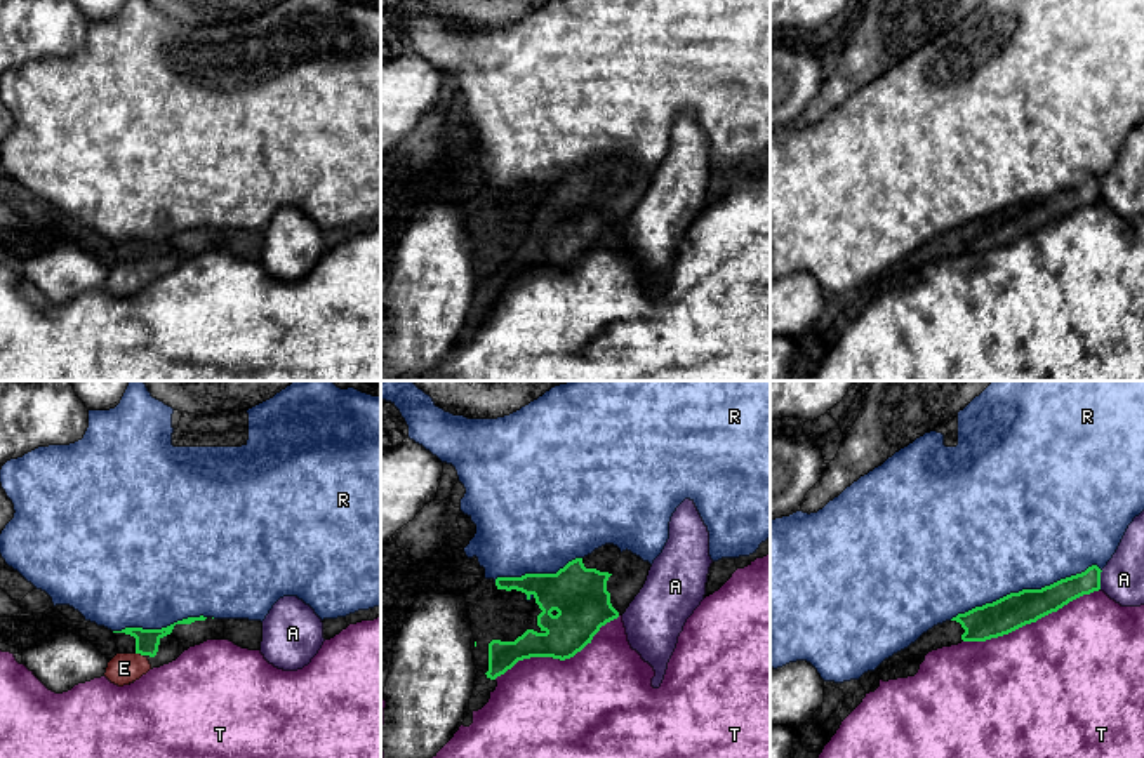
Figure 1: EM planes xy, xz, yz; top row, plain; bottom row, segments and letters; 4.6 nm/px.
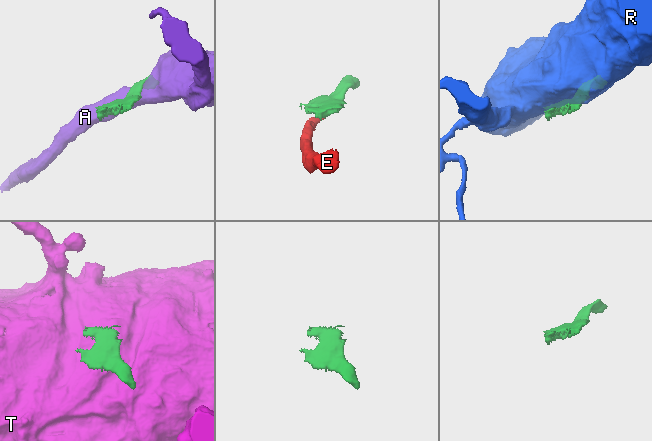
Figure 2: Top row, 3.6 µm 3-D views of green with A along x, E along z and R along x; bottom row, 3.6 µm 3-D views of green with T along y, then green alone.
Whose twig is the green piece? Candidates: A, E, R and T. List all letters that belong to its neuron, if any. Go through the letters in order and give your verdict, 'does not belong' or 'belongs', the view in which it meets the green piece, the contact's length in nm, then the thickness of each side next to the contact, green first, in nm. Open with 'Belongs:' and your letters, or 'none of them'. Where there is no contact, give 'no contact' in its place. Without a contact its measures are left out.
Belongs: E
A: does not belong; contact in yz; length 90 nm; calibres 120 and 200 nm
E: belongs; contact in xy; length 40 nm; calibres 110 and 140 nm
R: does not belong; contact in yz; length 750 nm; calibres 160 and 500 nm
T: does not belong; contact in yz; length 700 nm; calibres 160 and 480 nm

